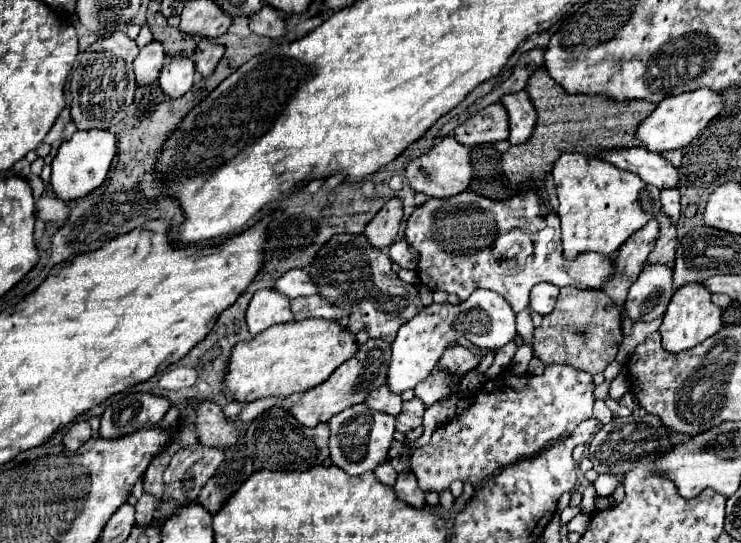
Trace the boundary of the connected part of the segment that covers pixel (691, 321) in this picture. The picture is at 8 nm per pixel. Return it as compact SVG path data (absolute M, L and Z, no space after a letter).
M685 284L685 288L679 288L671 304L663 316L663 324L659 328L659 334L663 338L663 348L667 352L681 352L697 346L705 338L713 336L721 326L721 308L711 302L711 292L703 284Z

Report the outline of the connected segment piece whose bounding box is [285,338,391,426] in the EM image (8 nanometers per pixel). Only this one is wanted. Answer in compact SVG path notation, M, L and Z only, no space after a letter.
M369 338L353 358L349 358L349 362L343 362L323 384L311 388L305 392L303 400L293 404L293 406L285 406L303 426L315 426L319 422L327 422L331 416L339 414L341 410L359 404L365 400L365 396L373 390L385 384L387 380L387 370L389 370L389 360L391 360L391 344L385 340L377 340L377 338Z

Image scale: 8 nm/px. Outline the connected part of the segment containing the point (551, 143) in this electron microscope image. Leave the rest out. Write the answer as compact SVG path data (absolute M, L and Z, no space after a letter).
M543 66L531 74L527 82L527 92L537 110L537 124L533 136L525 144L511 146L507 152L501 154L503 172L511 184L519 184L525 178L543 178L553 168L555 160L565 152L595 156L595 152L607 148L641 146L635 138L635 130L639 122L655 108L655 104L643 100L617 102L599 94L569 94L549 76Z

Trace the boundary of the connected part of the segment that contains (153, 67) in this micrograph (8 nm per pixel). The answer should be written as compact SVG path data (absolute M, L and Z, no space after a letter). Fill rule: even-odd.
M157 40L149 42L145 48L141 48L141 52L135 58L135 78L137 84L151 84L157 80L159 70L165 62L165 52L161 48L161 44L157 44Z

